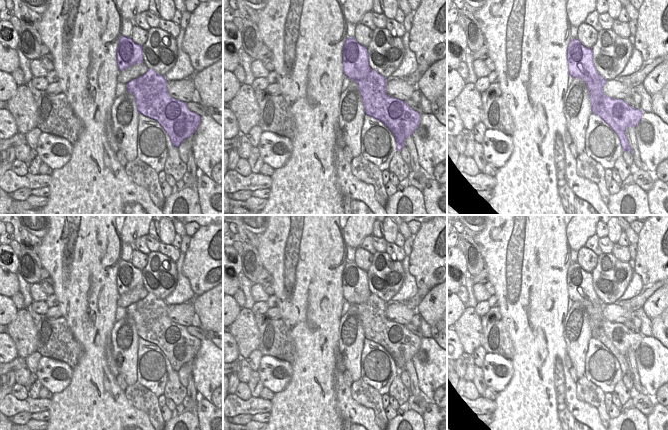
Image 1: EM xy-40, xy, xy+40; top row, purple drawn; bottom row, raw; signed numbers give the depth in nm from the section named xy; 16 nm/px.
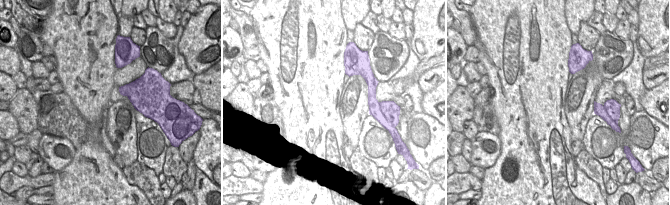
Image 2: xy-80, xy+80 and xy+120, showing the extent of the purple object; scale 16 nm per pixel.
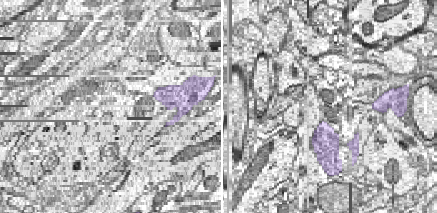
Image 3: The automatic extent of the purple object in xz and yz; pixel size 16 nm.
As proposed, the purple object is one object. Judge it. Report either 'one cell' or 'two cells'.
two cells

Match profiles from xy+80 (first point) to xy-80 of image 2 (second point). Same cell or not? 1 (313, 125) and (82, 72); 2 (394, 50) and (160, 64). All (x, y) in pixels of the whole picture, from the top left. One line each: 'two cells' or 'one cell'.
1: one cell
2: one cell

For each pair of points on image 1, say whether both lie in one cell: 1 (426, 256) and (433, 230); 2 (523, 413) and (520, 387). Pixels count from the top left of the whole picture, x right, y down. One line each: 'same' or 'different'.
1: same
2: same

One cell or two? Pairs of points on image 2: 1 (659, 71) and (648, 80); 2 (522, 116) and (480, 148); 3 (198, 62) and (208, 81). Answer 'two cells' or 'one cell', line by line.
1: one cell
2: two cells
3: two cells

